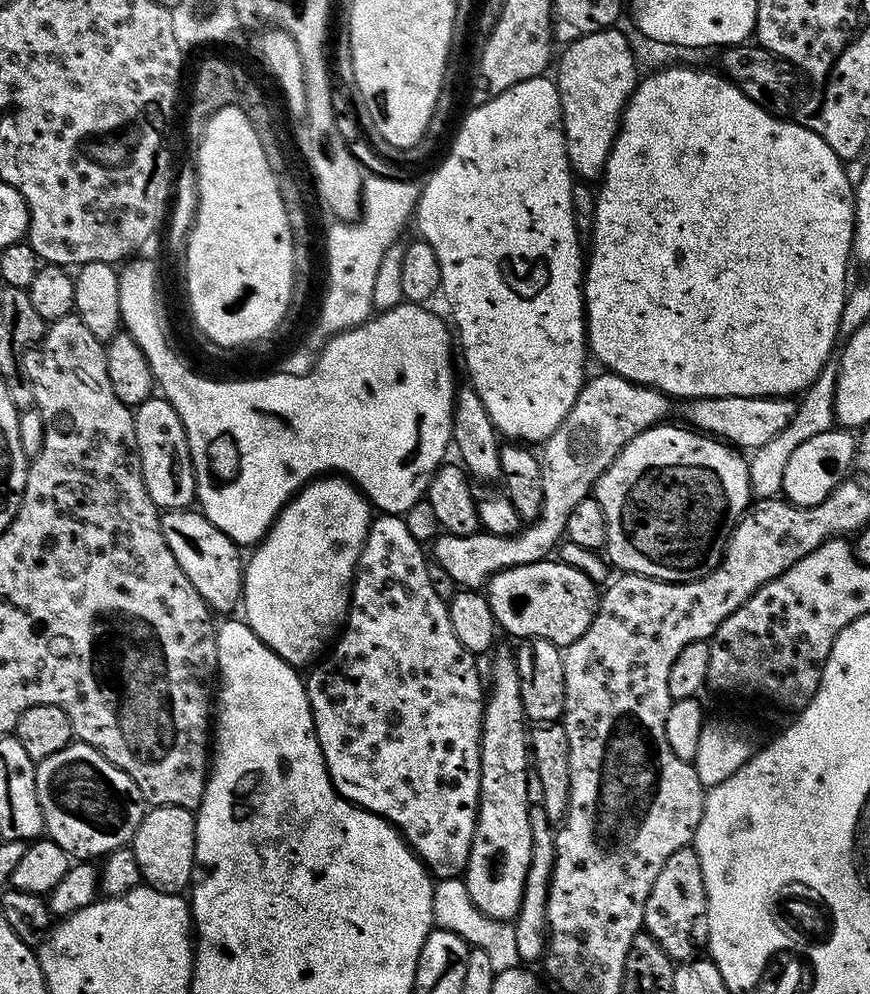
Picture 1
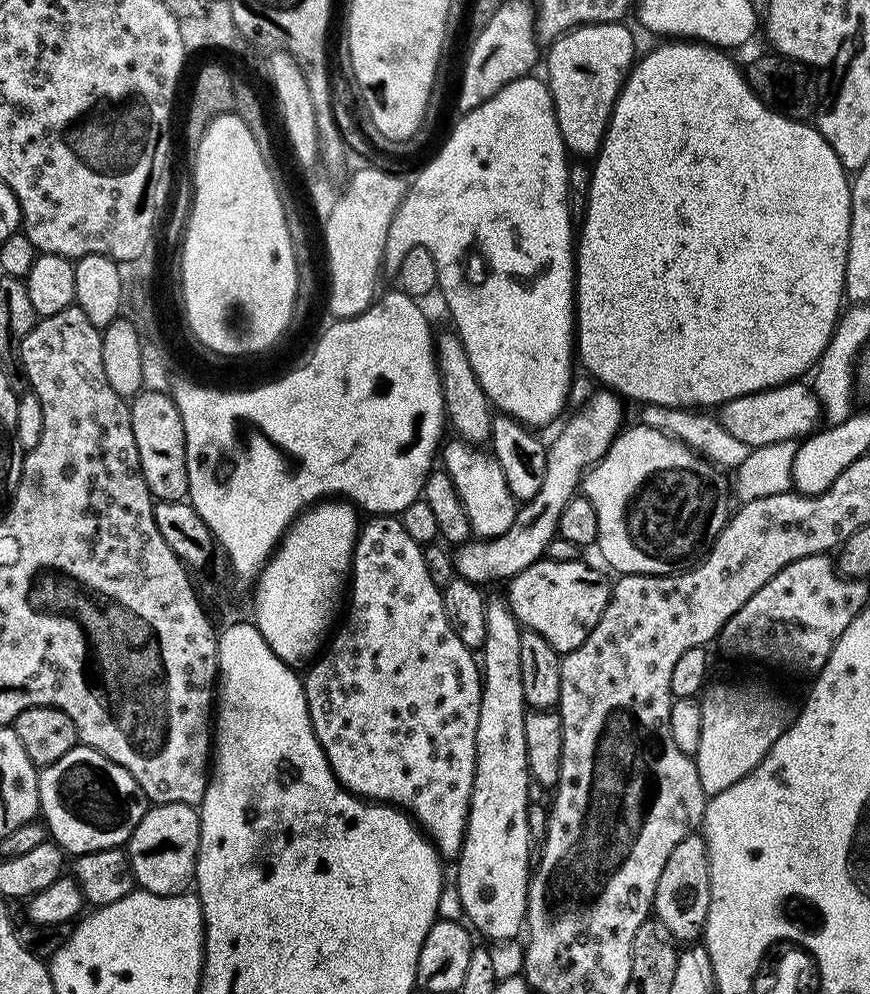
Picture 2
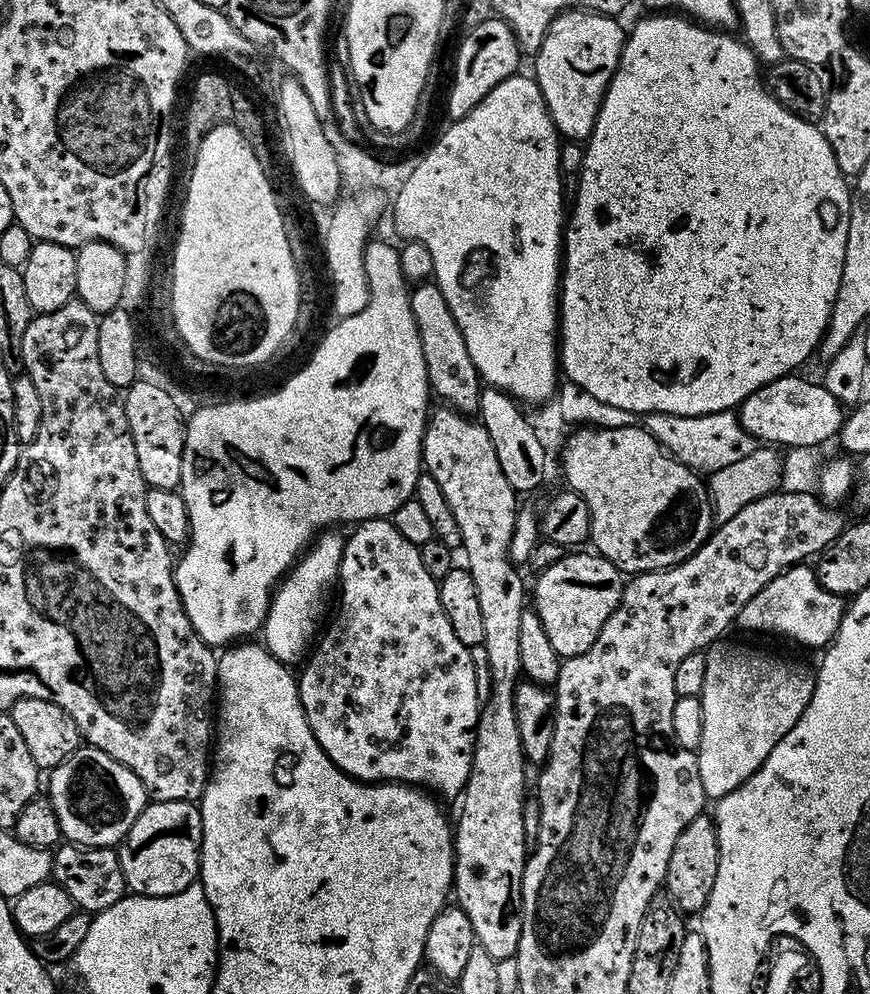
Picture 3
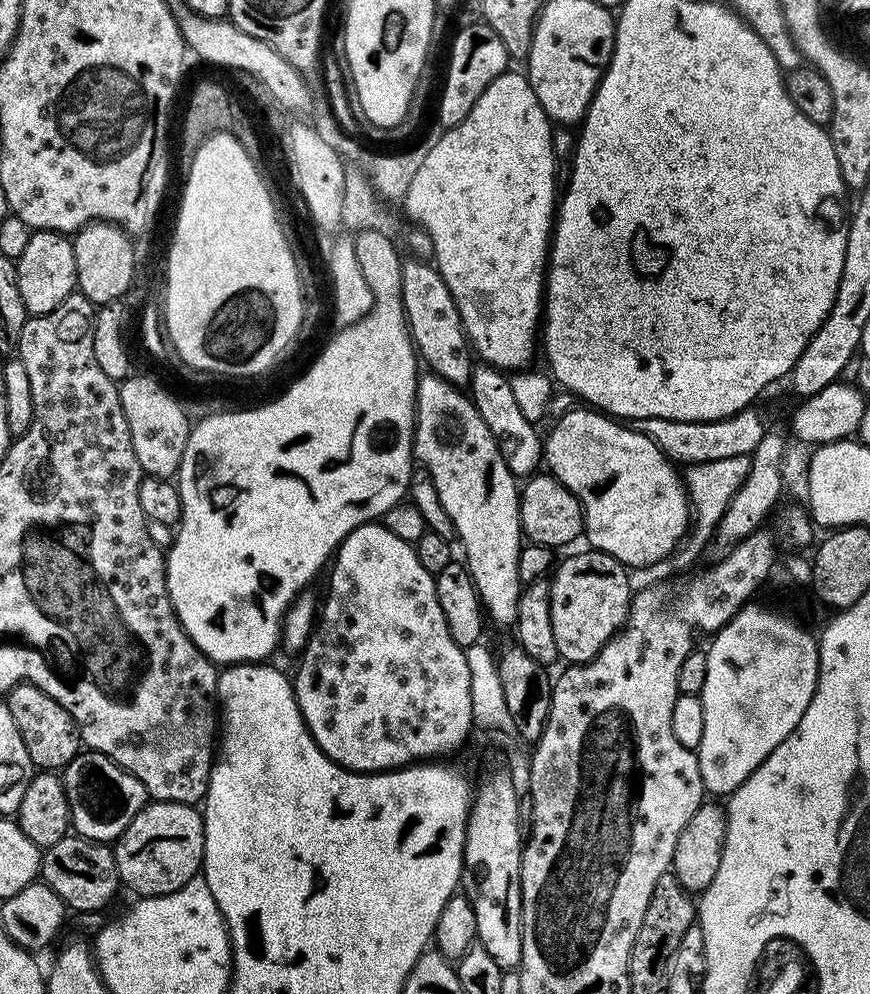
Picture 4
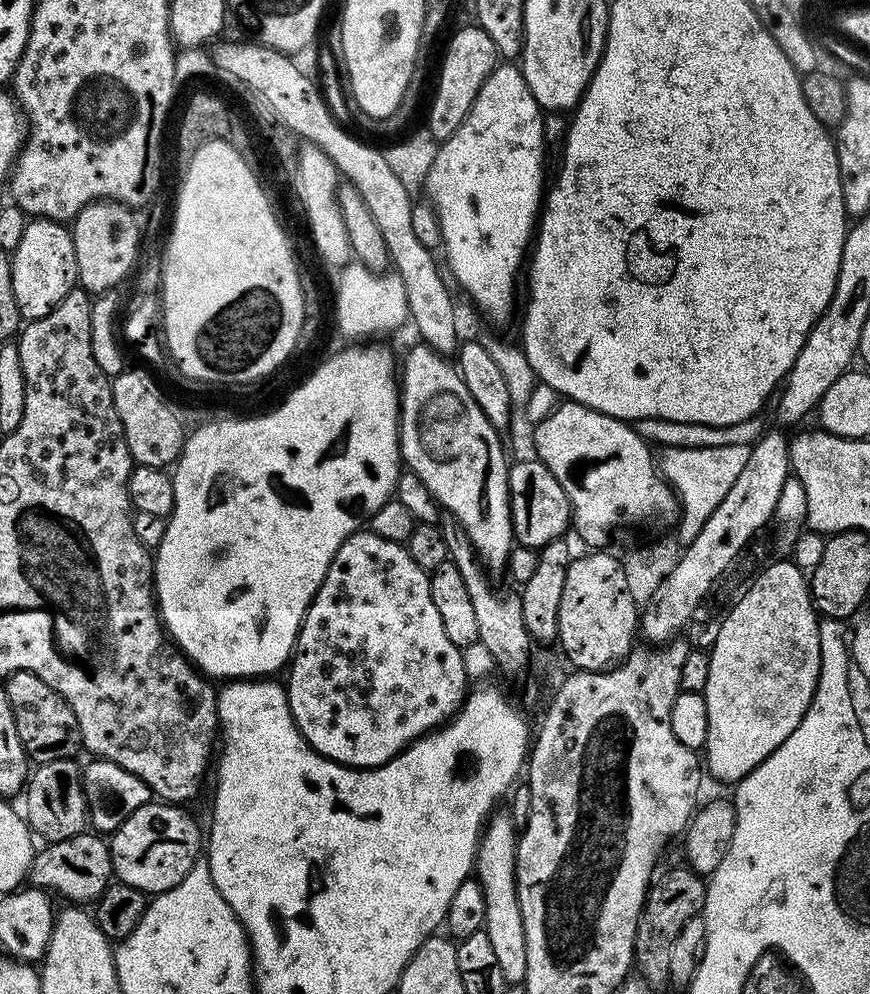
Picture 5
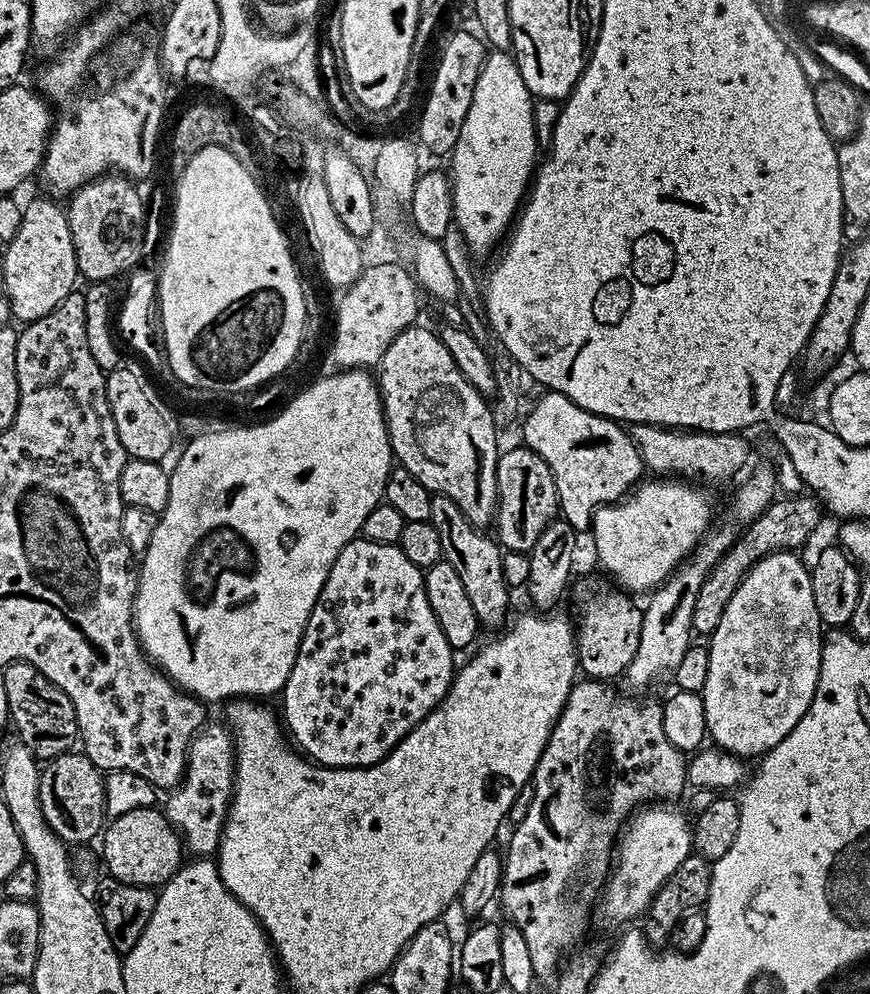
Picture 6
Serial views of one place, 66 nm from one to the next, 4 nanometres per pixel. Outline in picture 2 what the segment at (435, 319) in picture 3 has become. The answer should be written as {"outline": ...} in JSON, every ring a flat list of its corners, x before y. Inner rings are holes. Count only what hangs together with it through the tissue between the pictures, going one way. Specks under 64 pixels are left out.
{"outline":[[454,330,447,331,437,331,434,336,447,427,451,431,453,428,456,431,453,433,466,444,487,445,492,438,493,406,486,398,486,390,482,390,482,382,478,382,478,374,474,374,474,366,470,366,470,358,466,354,466,346,462,346,460,335]]}

